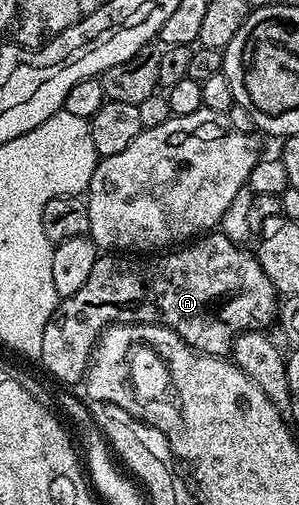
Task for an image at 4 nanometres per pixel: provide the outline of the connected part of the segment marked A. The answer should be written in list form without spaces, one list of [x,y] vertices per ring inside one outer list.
[[[210,231],[198,238],[195,243],[186,244],[184,247],[174,248],[172,251],[166,252],[164,255],[149,255],[144,259],[134,259],[129,255],[101,255],[98,256],[95,267],[91,267],[91,275],[87,278],[87,283],[83,283],[83,287],[79,287],[79,291],[75,291],[75,295],[64,298],[58,304],[57,310],[51,315],[51,319],[47,323],[47,327],[43,331],[43,347],[41,348],[40,364],[45,364],[45,369],[57,381],[66,381],[67,384],[73,385],[84,378],[94,349],[97,348],[97,340],[100,339],[102,333],[109,328],[110,325],[117,322],[125,323],[156,323],[158,325],[166,325],[167,328],[175,330],[184,341],[189,344],[198,353],[210,353],[212,357],[225,357],[232,350],[233,340],[241,333],[250,331],[261,331],[265,325],[274,324],[275,318],[279,313],[279,294],[277,288],[271,283],[271,279],[267,279],[267,275],[263,275],[263,267],[259,267],[256,256],[252,252],[249,253],[238,242],[227,239],[227,235],[220,231]]]

